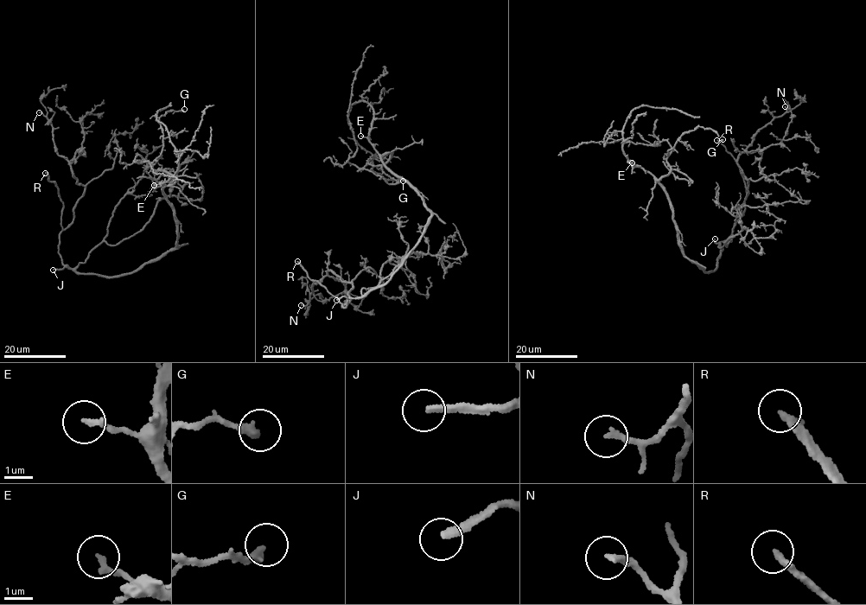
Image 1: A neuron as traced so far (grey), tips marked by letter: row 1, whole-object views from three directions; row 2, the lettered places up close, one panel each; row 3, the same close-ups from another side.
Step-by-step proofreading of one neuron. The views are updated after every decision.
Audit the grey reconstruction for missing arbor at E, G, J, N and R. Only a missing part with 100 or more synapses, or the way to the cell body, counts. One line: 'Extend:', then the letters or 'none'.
Extend: J, R

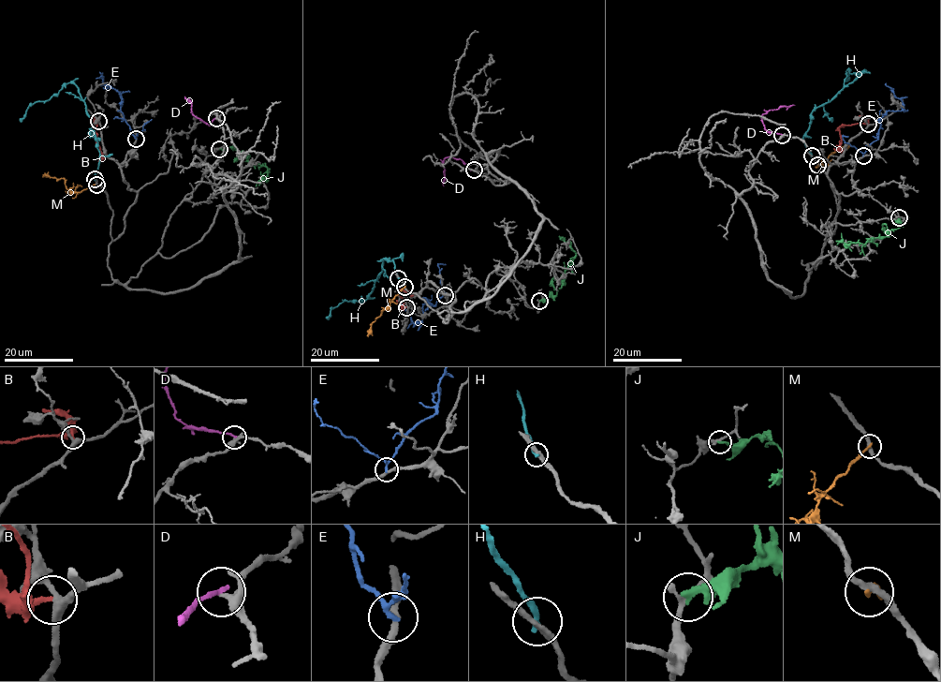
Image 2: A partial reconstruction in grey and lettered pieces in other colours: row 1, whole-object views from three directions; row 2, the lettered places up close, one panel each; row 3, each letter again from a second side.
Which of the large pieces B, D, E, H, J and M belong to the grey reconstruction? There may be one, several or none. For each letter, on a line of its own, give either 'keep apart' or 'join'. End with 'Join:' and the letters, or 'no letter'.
B: keep apart
D: keep apart
E: keep apart
H: keep apart
J: keep apart
M: keep apart
Join: no letter

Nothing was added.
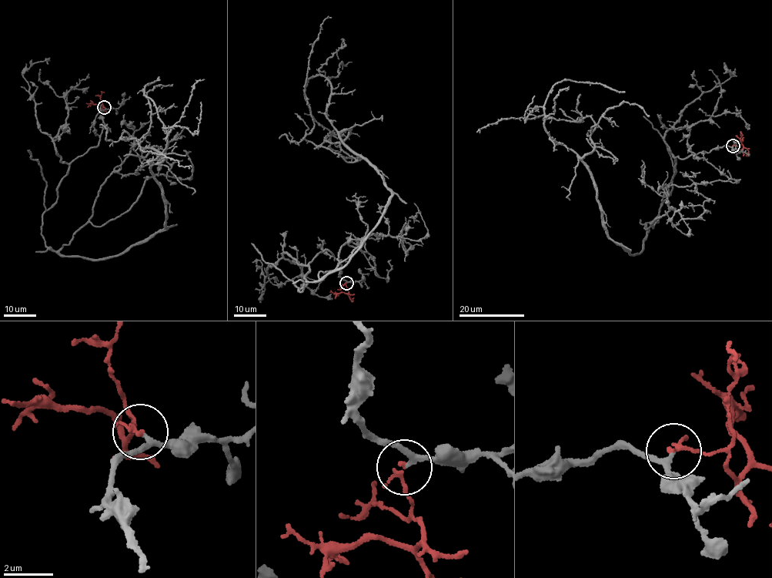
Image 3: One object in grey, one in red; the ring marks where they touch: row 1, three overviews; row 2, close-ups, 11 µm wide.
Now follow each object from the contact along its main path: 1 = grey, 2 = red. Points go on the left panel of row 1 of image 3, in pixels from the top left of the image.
1: (105, 107), (42, 214), (48, 249), (102, 260), (167, 228), (164, 157), (124, 132), (191, 167)
2: (105, 107), (86, 102)

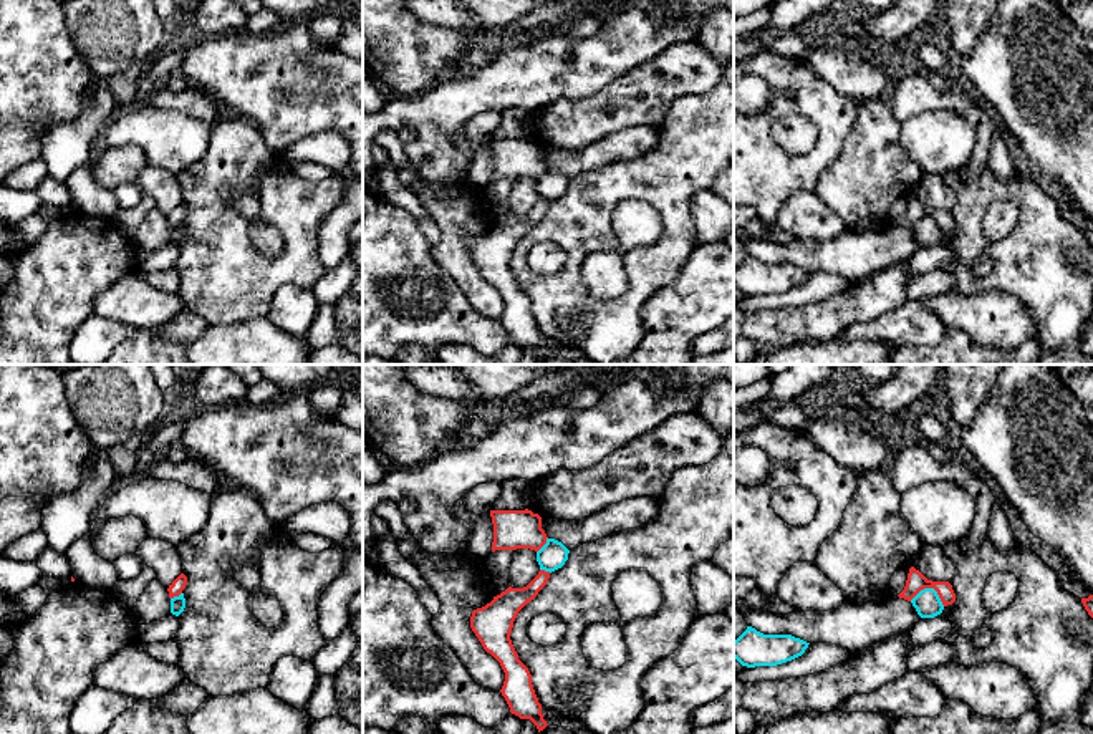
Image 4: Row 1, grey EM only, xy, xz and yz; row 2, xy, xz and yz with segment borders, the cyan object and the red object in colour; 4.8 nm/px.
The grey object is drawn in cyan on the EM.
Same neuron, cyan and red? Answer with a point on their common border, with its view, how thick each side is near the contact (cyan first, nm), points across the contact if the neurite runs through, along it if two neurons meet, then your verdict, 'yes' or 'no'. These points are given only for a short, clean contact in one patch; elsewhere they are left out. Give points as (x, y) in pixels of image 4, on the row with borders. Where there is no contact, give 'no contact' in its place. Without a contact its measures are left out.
yz (929, 589) | 130/90 nm | along yz (910, 600), (921, 590), (933, 589), (944, 605) | no

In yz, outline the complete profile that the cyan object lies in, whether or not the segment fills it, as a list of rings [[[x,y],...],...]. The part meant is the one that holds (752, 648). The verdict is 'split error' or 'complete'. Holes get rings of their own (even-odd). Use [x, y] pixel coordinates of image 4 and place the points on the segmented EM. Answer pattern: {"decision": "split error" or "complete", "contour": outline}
{"decision": "complete", "contour": [[[747,626],[734,641],[734,658],[747,668],[777,666],[802,656],[808,645],[792,635],[763,635]]]}

